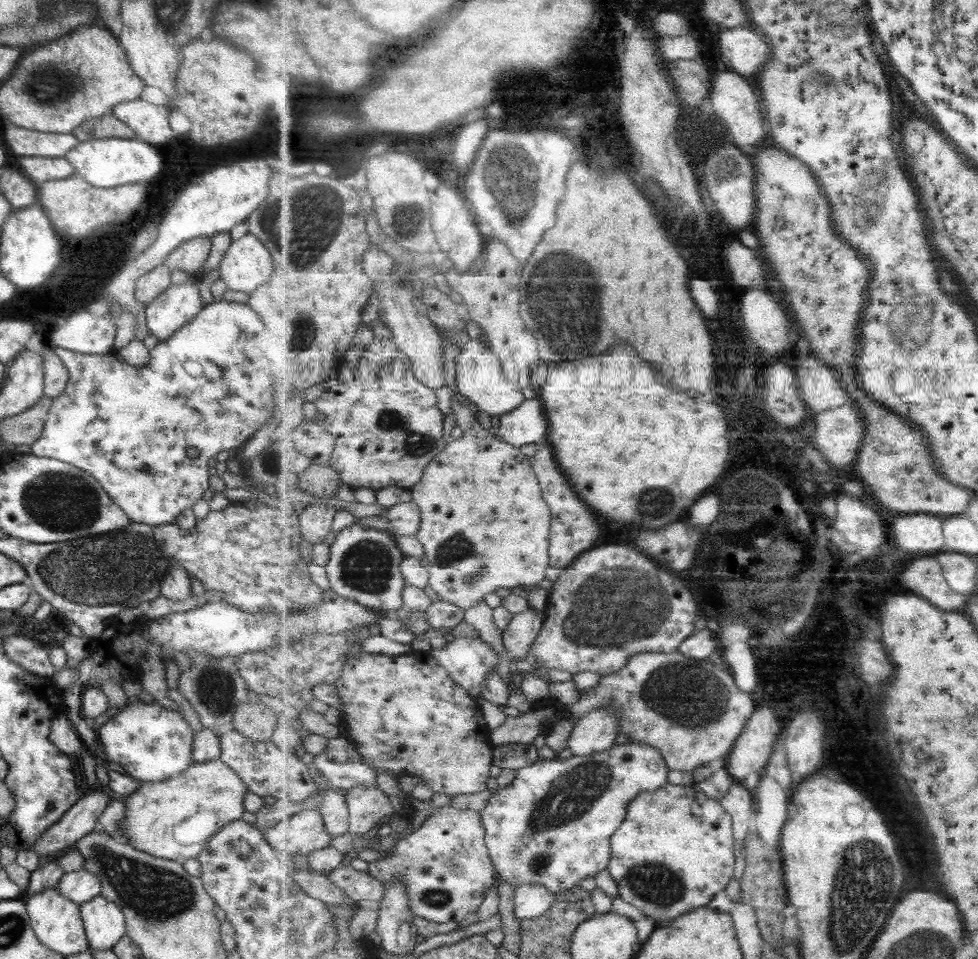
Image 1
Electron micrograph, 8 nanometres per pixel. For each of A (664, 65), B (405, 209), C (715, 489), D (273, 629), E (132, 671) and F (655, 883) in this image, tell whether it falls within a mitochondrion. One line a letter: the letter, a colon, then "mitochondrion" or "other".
A: other
B: mitochondrion
C: other
D: other
E: other
F: mitochondrion

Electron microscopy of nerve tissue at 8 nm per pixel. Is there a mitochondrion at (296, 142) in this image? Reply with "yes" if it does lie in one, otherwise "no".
no

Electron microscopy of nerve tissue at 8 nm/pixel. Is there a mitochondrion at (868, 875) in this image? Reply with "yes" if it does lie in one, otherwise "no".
yes

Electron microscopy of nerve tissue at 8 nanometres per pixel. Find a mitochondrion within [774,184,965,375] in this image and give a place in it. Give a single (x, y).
(912, 321)

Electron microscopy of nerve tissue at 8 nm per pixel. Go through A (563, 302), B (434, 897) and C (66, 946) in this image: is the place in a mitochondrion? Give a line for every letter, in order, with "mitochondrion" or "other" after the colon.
A: mitochondrion
B: mitochondrion
C: other

